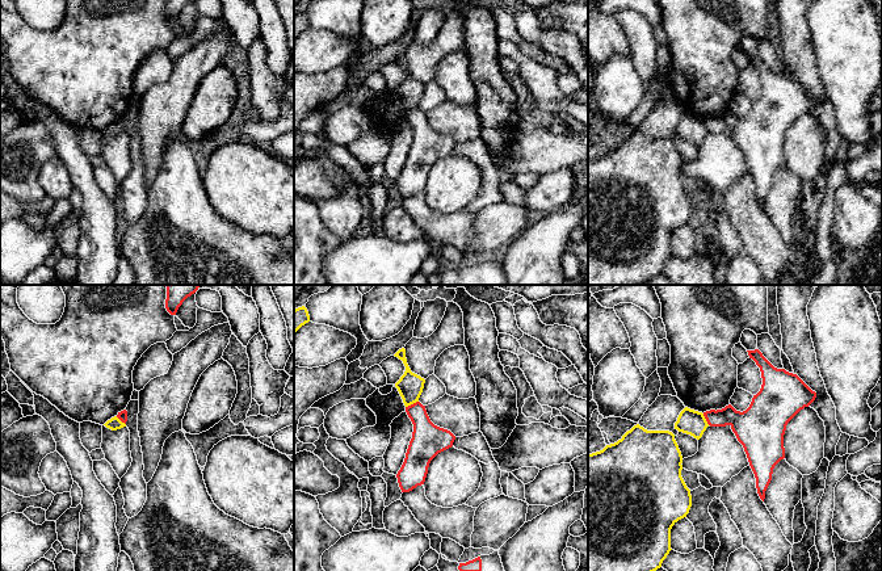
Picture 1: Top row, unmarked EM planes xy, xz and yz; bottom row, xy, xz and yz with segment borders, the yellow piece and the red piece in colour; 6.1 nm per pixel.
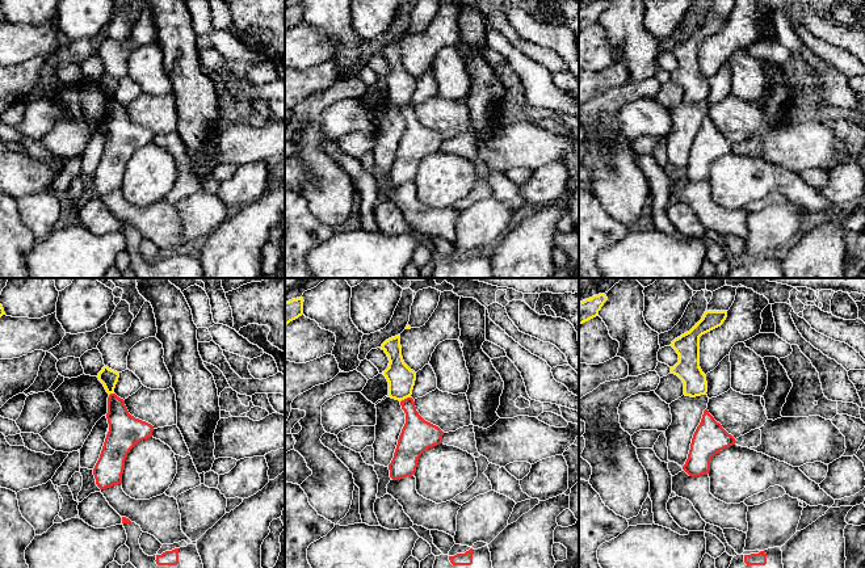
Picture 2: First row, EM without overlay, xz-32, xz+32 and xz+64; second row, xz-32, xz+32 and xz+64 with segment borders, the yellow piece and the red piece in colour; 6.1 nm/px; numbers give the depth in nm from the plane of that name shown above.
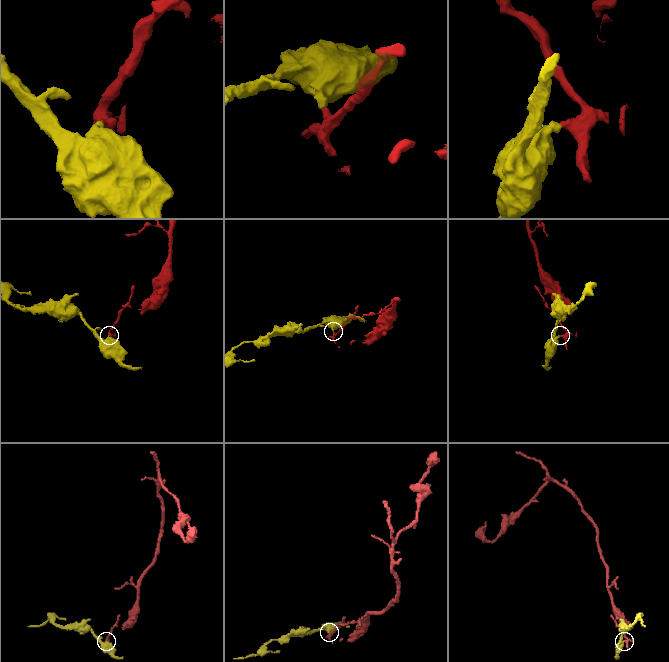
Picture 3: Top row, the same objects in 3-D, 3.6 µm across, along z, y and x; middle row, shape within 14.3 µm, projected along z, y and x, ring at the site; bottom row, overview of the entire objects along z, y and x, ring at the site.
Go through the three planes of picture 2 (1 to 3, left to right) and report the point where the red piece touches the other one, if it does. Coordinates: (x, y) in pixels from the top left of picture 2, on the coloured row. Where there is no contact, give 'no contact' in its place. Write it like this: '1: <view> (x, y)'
1: xz-32 (110, 392)
2: xz+32 (404, 398)
3: no contact

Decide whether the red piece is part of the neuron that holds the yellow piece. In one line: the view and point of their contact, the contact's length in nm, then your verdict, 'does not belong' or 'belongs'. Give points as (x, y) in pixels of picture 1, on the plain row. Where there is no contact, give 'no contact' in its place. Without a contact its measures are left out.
xz (411, 109) | 90 nm | does not belong

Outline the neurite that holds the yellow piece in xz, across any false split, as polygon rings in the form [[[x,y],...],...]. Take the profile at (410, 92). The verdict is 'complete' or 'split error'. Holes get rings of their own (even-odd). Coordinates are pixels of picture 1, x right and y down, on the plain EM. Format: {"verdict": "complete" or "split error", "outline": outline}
{"verdict": "complete", "outline": [[[404,54],[399,55],[394,62],[402,66],[406,72],[406,77],[395,89],[395,93],[398,95],[404,112],[408,113],[419,108],[419,104],[424,95],[425,85],[411,77],[407,70]]]}

